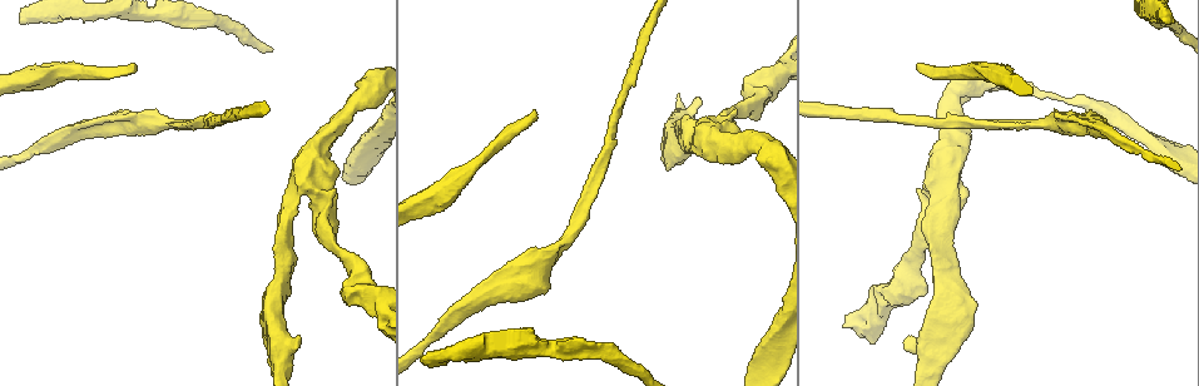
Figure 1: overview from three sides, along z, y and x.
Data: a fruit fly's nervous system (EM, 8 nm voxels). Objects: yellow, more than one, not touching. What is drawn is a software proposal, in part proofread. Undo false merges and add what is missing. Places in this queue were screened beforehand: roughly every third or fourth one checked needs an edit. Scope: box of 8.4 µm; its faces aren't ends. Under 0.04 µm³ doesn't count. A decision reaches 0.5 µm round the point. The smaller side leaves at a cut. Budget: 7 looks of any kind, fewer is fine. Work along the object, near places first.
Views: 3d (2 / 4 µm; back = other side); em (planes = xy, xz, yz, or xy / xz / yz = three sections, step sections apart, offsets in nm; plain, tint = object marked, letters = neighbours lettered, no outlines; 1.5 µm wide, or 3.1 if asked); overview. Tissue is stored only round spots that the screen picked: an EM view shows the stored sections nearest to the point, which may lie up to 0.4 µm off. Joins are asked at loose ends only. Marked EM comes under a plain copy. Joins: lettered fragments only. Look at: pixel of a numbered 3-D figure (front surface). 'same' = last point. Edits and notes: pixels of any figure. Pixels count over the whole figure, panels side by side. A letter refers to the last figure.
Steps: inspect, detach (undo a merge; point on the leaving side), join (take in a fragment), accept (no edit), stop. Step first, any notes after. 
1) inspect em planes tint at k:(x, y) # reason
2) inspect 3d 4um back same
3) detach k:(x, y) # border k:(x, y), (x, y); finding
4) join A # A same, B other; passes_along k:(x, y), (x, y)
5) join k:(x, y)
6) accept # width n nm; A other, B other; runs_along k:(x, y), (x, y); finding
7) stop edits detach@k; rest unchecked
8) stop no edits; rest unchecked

inspect em 3.1um yz step 8 letters at 1:(22, 22) # free end

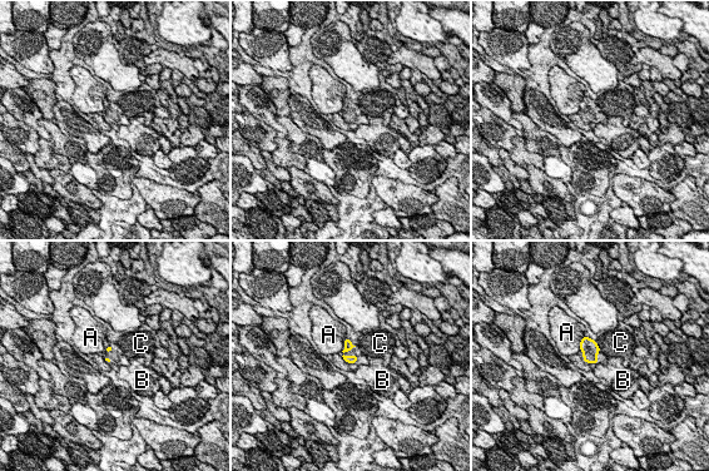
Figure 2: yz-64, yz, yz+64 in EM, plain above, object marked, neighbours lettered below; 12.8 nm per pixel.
inspect em 3.1um planes letters same

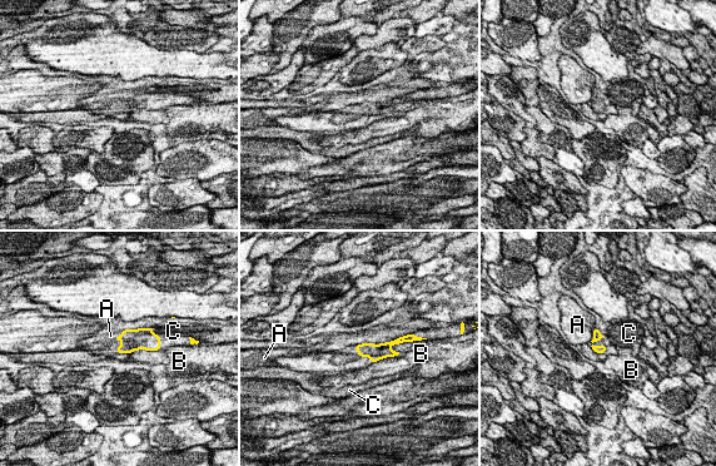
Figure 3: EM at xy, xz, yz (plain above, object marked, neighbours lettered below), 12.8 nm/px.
accept # width 160 nm; A other, B other, C other; none of them fits

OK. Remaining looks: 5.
inspect em yz step 8 letters at 1:(1080, 122)

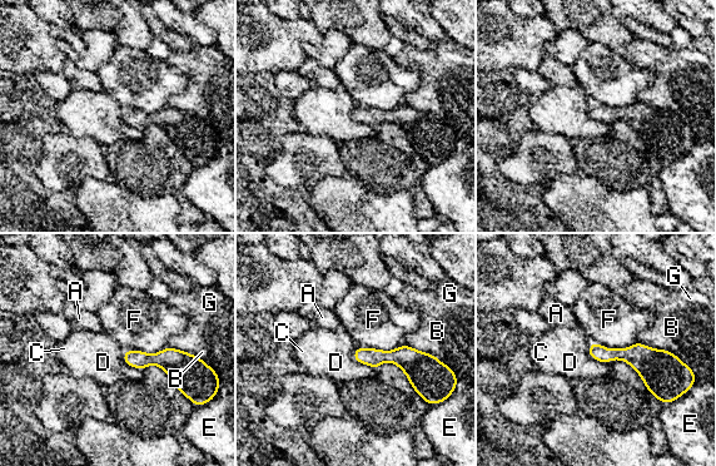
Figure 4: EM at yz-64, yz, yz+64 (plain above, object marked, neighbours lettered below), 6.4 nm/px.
accept # A other, B other, C other, D other, E other, F other, G other; border 4:(357, 346), (353, 358), (376, 370); none of them fits

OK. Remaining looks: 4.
inspect 3d 2um at 1:(700, 100) # free end

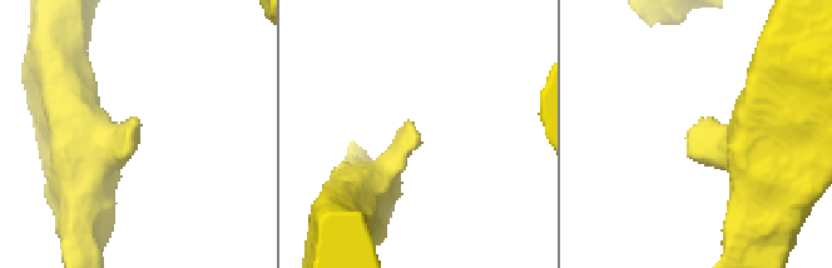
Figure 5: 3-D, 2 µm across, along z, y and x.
inspect em planes letters at 5:(415, 136)

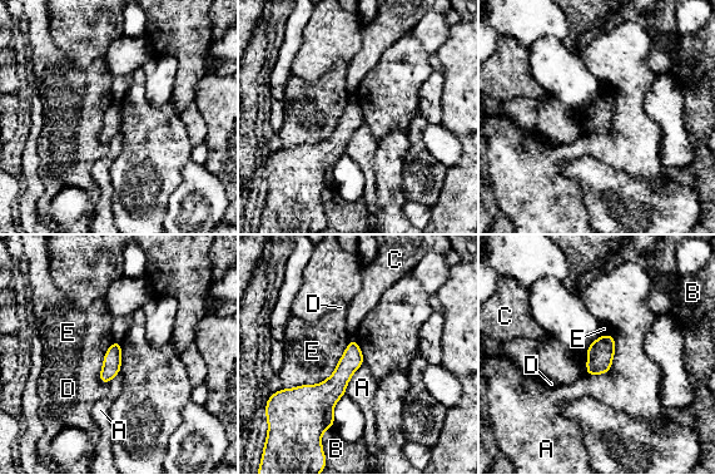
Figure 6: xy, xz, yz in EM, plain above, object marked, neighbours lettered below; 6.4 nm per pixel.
accept # A other, B other, C other, D other, E other; border 6:(615, 336), (612, 366), (587, 376); no lettered fragment goes on from it

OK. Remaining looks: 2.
stop no edits; rest unchecked

